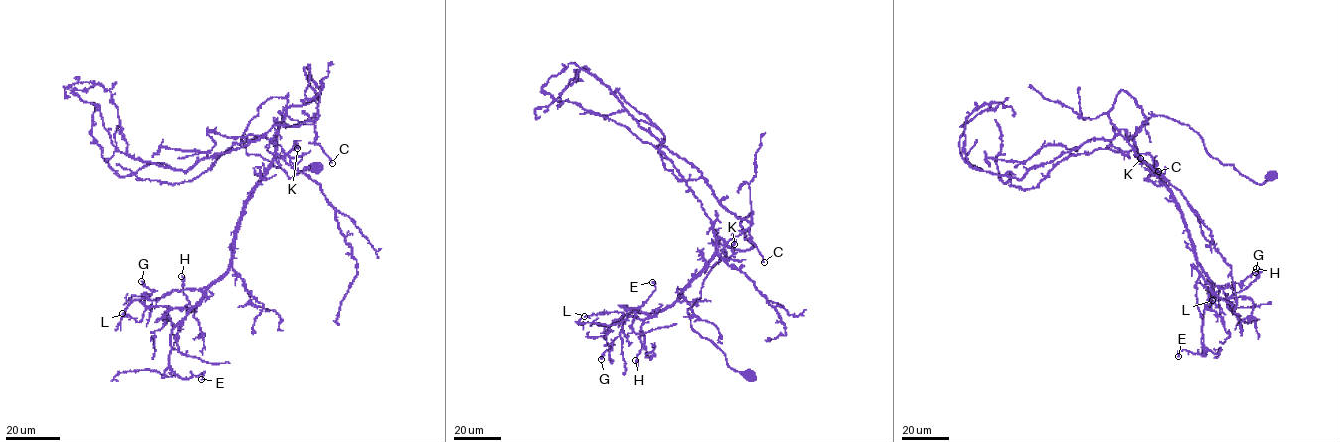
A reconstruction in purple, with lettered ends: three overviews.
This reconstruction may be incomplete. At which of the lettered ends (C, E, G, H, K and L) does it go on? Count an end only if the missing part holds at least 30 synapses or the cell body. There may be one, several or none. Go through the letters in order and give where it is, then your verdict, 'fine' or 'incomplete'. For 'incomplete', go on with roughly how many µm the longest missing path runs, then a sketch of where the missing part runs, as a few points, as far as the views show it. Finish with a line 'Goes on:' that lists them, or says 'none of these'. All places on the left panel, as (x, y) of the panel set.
C: place (332, 163); incomplete; missing 40 µm; course (332, 163), (357, 190), (360, 209), (368, 220)
E: place (201, 379); fine
G: place (141, 281); fine
H: place (181, 276); fine
K: place (297, 148); fine
L: place (122, 313); fine
Goes on: C

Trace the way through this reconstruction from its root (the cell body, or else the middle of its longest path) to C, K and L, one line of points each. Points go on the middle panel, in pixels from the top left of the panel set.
C: (751, 375), (728, 365), (723, 352), (692, 328), (687, 310), (725, 255), (724, 244), (746, 229), (764, 262)
K: (751, 375), (730, 368), (723, 352), (692, 328), (687, 312), (726, 254), (717, 240), (723, 259), (734, 244)
L: (751, 375), (730, 368), (687, 312), (726, 254), (720, 238), (656, 315), (584, 316)

